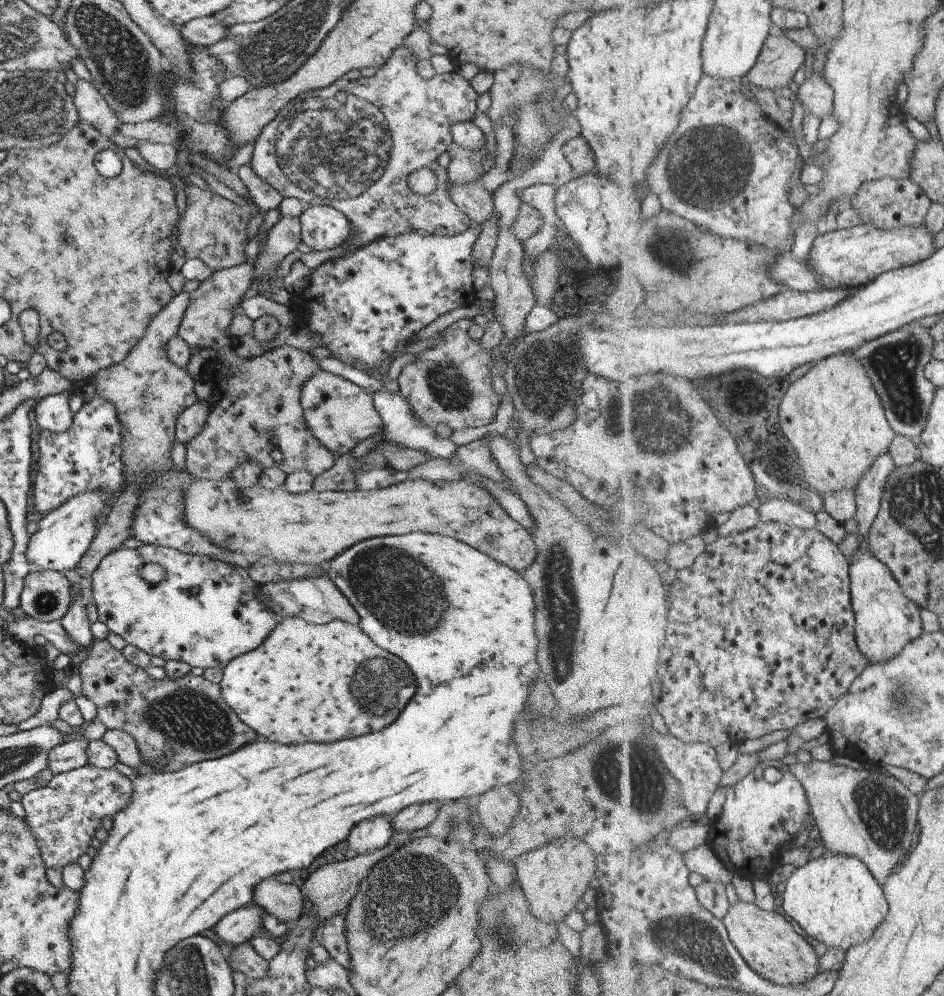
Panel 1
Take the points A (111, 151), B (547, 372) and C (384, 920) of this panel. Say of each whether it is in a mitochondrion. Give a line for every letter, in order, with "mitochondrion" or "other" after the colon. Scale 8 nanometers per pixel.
A: other
B: mitochondrion
C: mitochondrion

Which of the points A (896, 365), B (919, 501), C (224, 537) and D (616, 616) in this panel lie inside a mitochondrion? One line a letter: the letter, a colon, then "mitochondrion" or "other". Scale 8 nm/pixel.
A: mitochondrion
B: mitochondrion
C: mitochondrion
D: other

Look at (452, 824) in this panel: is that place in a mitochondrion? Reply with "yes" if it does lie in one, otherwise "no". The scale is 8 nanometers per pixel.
yes

